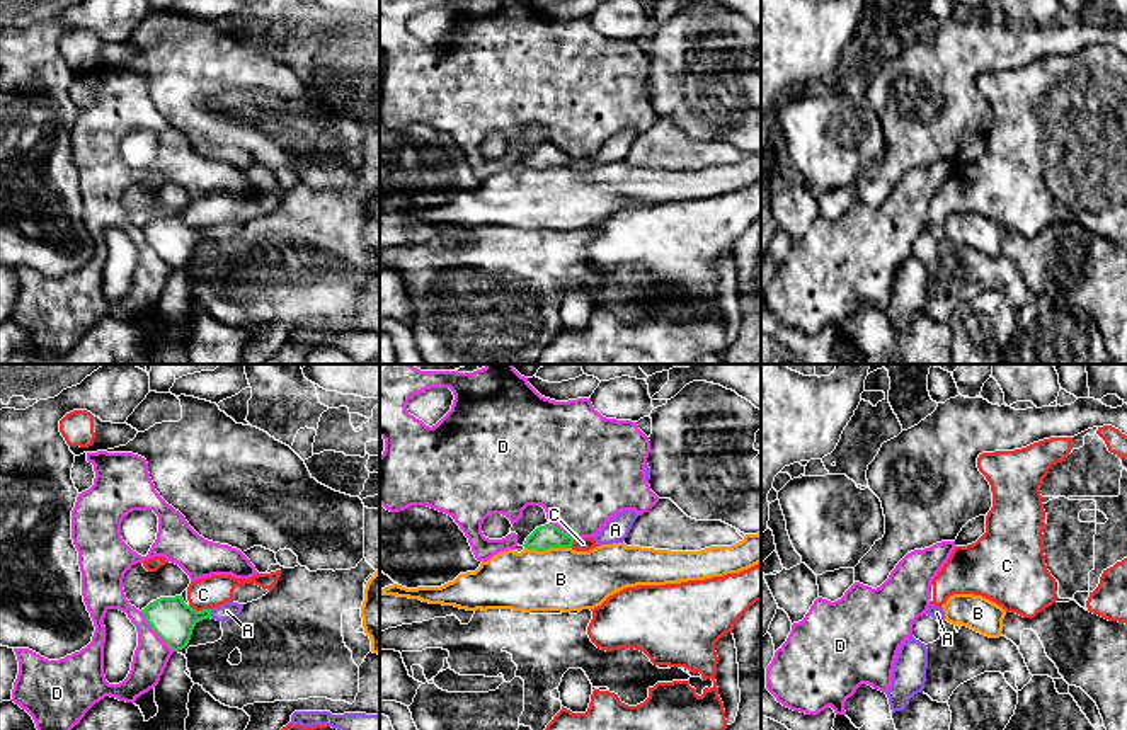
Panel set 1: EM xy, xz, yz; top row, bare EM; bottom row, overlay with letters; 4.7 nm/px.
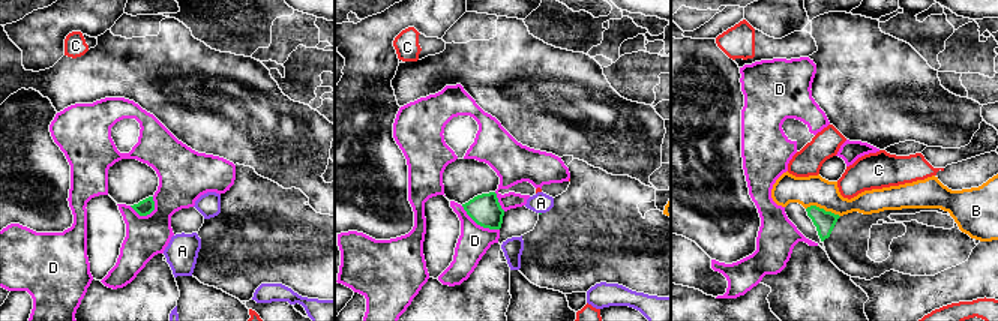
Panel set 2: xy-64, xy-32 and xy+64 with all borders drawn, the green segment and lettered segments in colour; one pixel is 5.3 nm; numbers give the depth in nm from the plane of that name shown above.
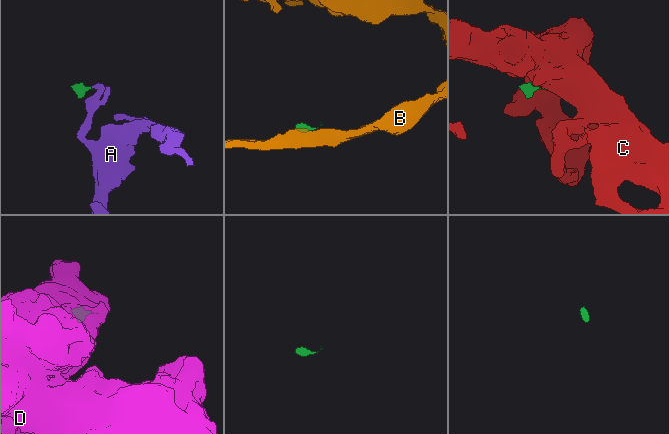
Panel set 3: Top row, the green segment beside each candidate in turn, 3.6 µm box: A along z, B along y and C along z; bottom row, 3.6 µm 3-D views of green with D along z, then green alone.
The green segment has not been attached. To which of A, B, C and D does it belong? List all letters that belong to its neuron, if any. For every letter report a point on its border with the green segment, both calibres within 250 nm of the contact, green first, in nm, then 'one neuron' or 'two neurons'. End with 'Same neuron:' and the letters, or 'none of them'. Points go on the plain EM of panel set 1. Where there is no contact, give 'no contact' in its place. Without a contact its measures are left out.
A: meets green in xy at (210, 232); 200 nm thick on the green side, 90 nm on the other; one neuron
B: meets green in xz at (549, 167); 120 nm thick on the green side, 300 nm on the other; two neurons
C: meets green in xy at (200, 230); 200 nm thick on the green side, 150 nm on the other; two neurons
D: meets green in xy at (155, 250); 200 nm thick on the green side, 160 nm on the other; two neurons
Same neuron: A

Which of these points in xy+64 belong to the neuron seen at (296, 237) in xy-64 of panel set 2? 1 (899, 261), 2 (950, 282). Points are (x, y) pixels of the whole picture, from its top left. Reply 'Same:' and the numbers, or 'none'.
Same: 1

